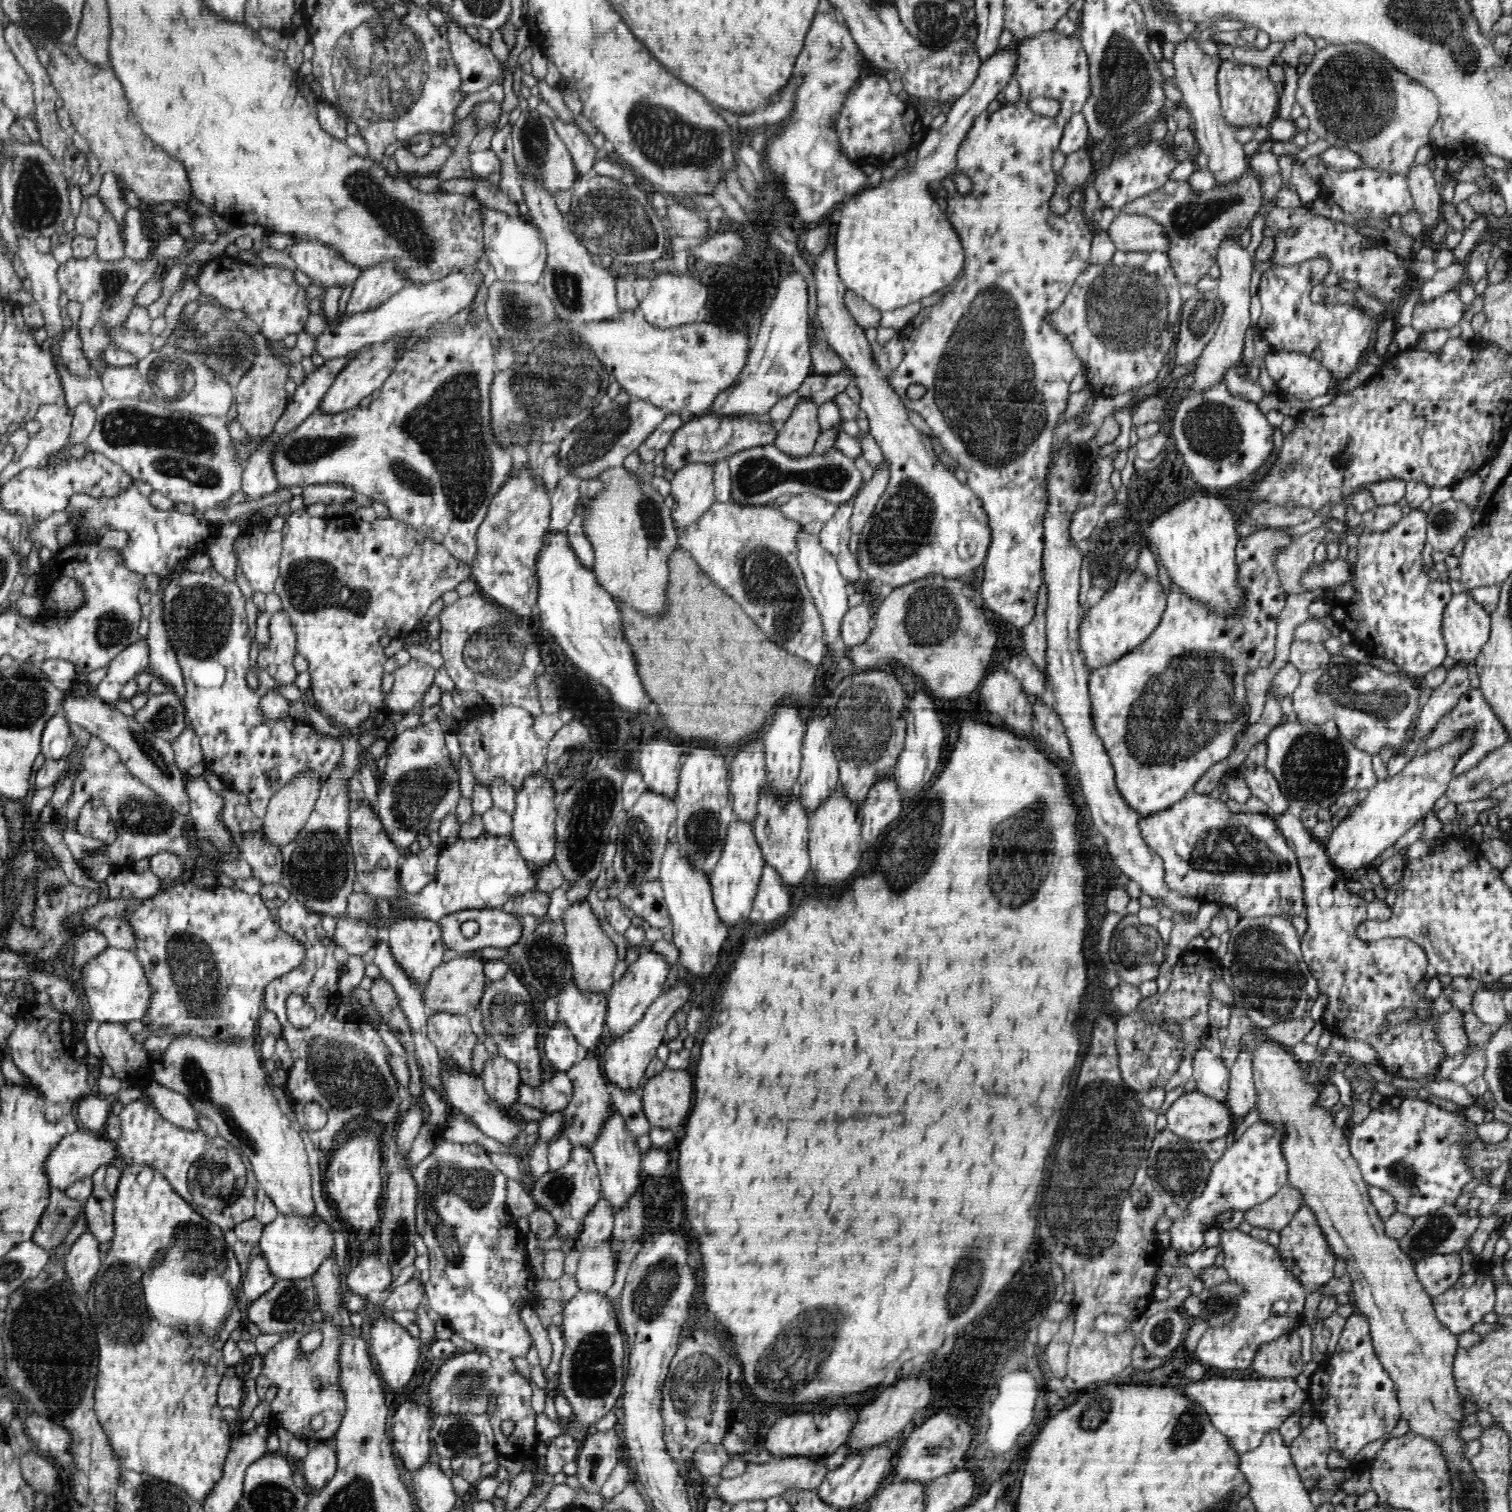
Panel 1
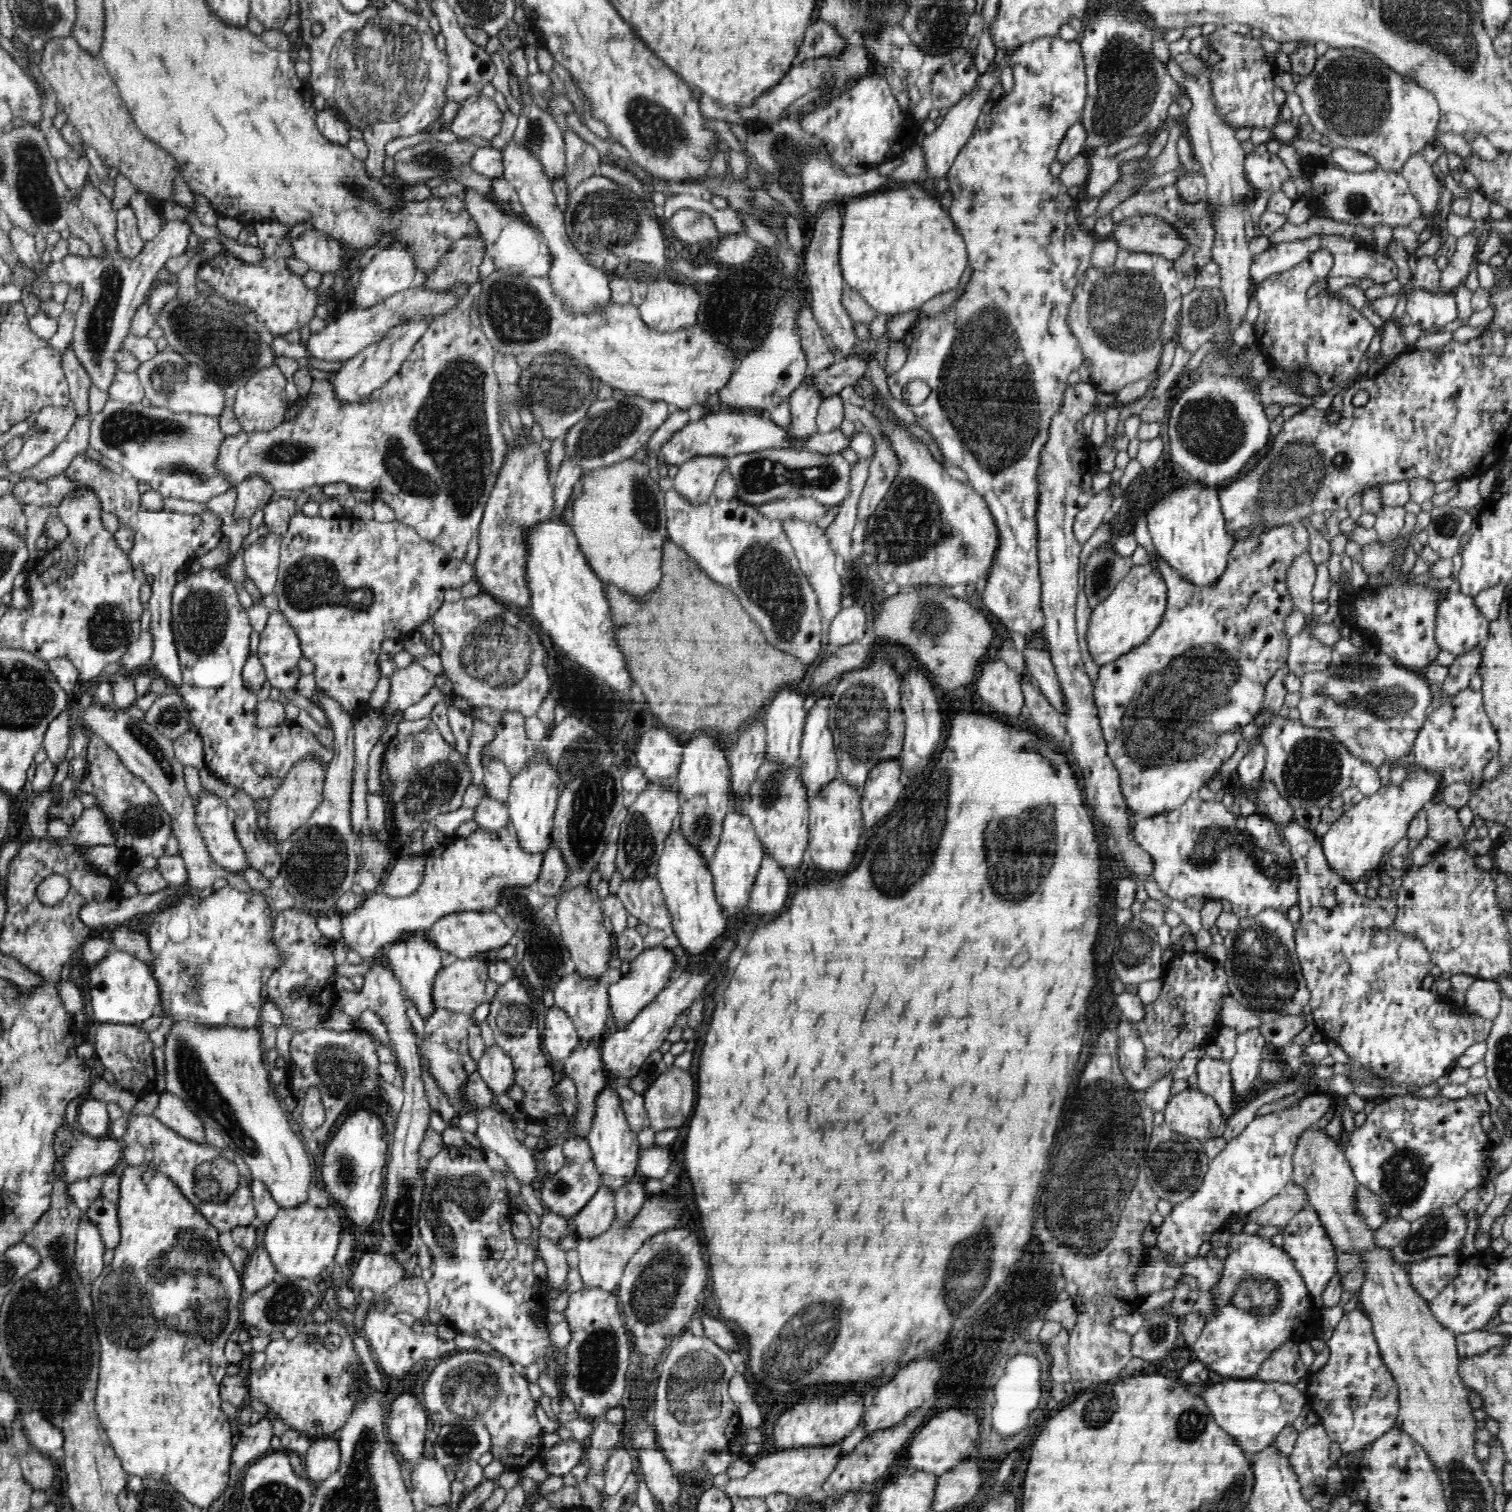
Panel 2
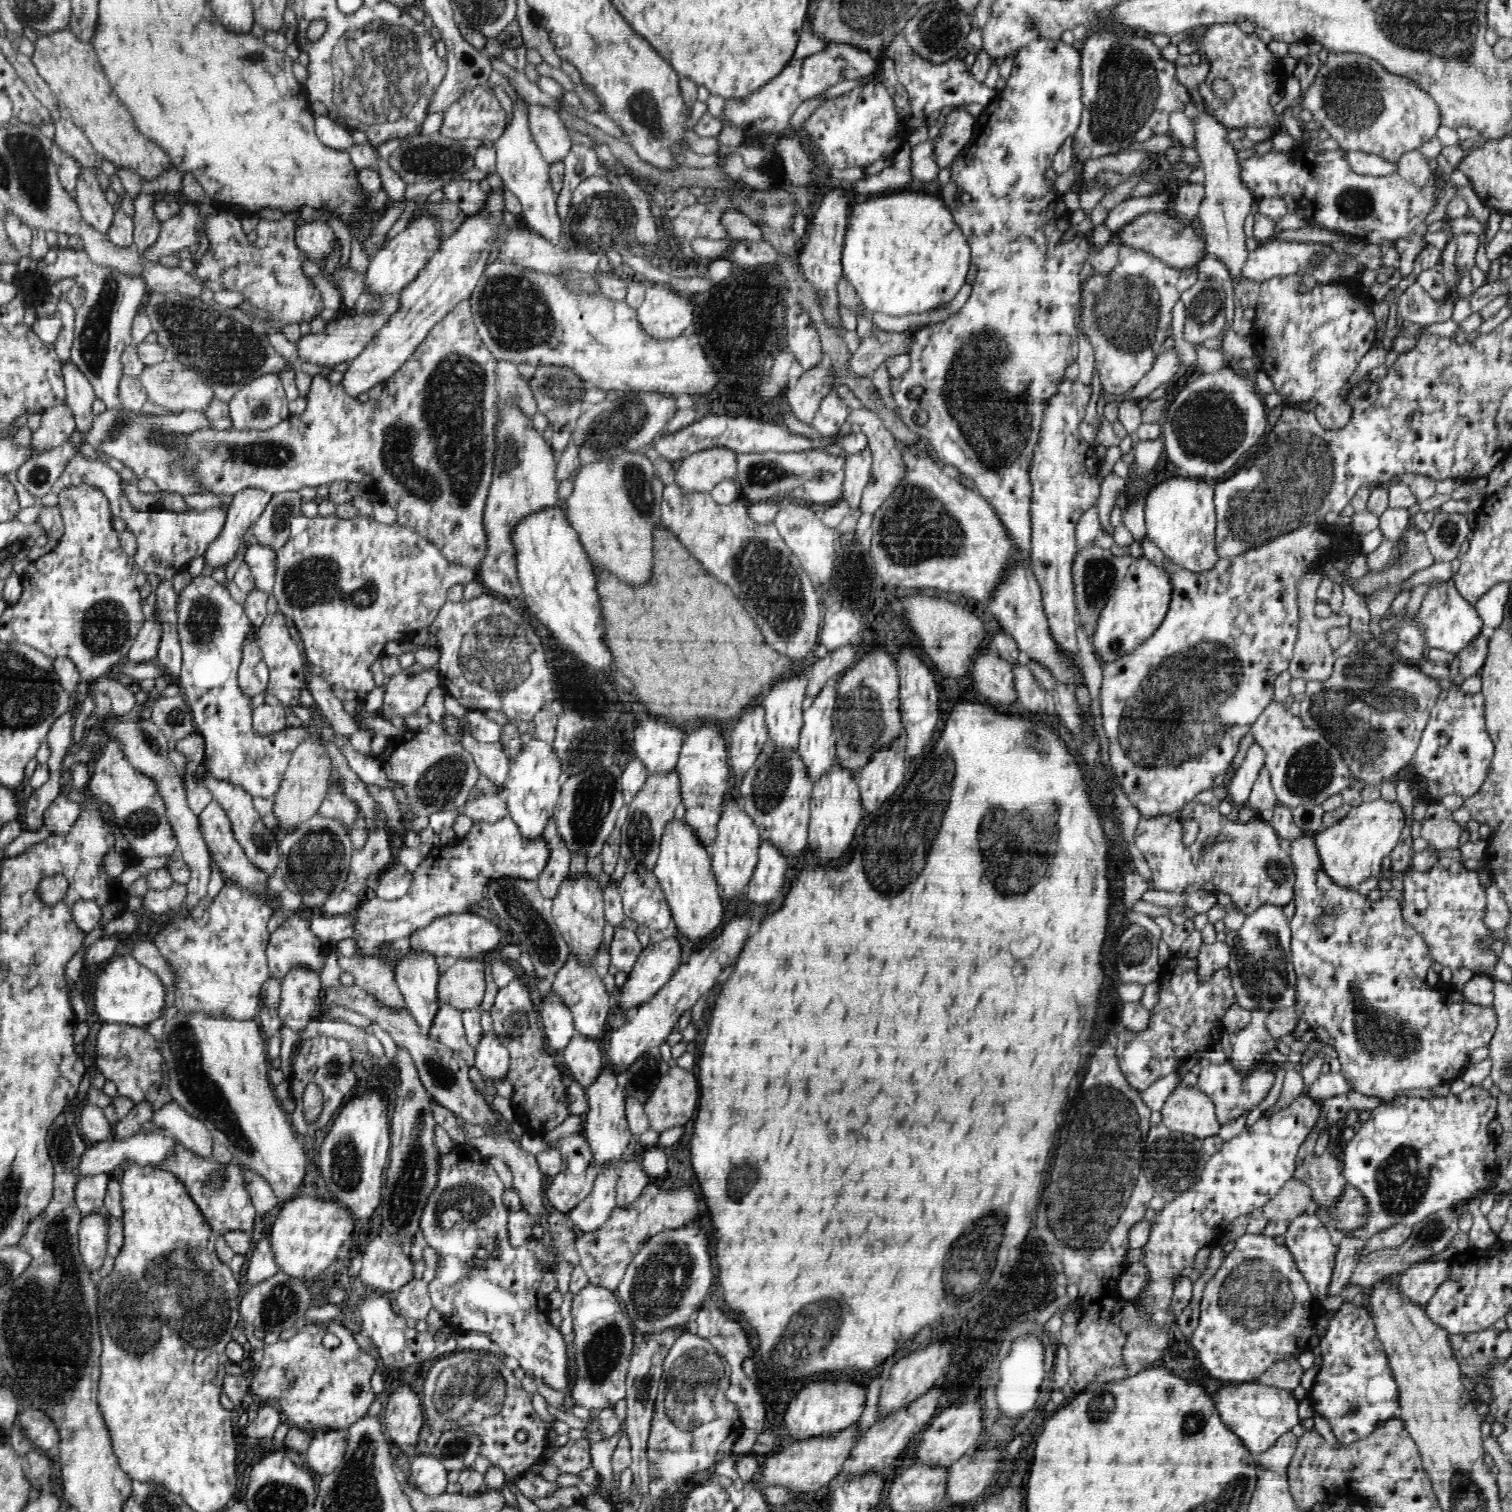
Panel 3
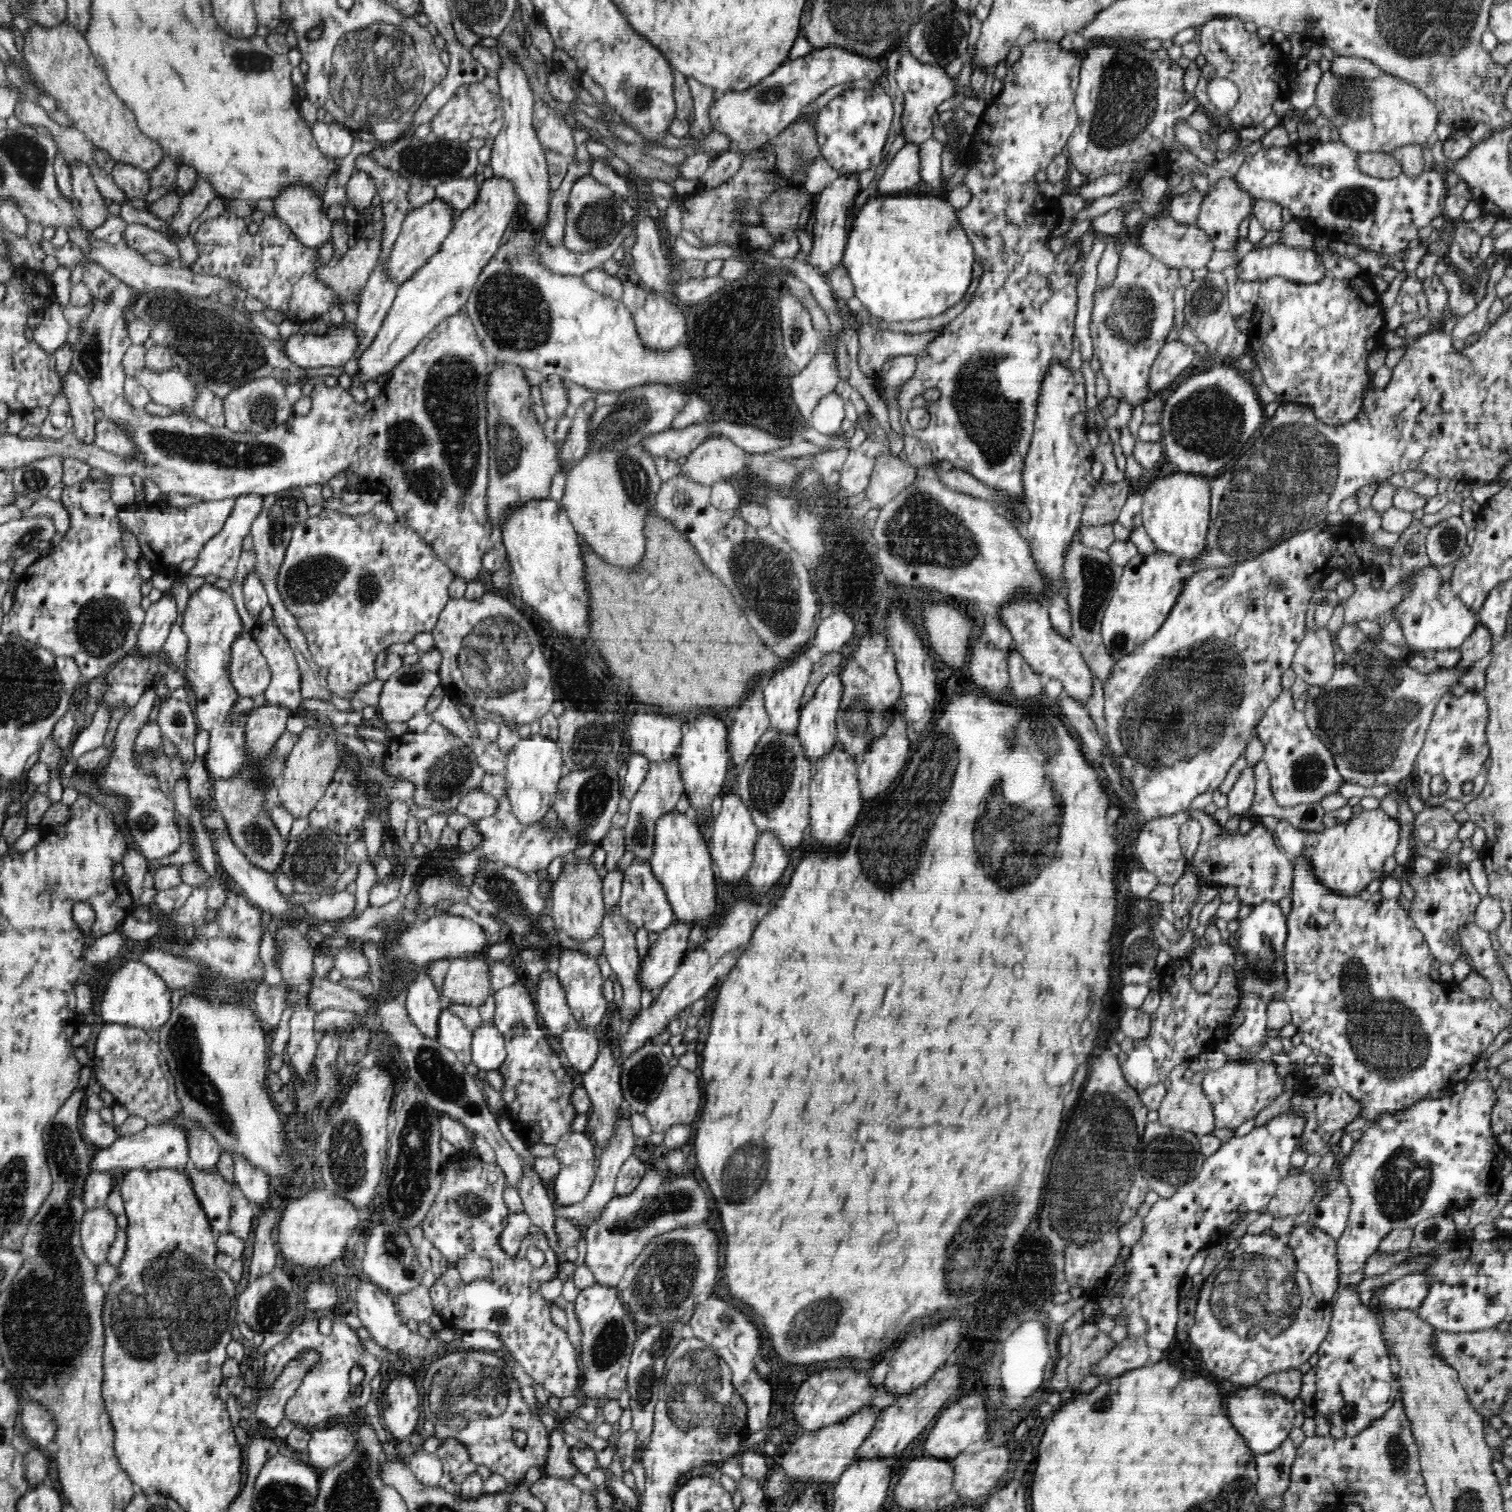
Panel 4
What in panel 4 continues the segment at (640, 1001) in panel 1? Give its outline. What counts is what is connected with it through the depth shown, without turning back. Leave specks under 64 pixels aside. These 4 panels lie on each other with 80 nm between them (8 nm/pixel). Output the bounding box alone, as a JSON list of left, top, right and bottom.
[637,923,692,991]

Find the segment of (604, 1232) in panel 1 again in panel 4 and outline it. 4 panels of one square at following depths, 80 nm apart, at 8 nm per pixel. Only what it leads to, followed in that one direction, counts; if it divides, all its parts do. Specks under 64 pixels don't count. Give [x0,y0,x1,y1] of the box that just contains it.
[554,1105,634,1230]

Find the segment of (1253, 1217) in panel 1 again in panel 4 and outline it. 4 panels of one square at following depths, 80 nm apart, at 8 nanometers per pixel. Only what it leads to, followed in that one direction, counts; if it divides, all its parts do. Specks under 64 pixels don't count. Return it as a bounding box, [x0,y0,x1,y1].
[1264,1173,1316,1220]

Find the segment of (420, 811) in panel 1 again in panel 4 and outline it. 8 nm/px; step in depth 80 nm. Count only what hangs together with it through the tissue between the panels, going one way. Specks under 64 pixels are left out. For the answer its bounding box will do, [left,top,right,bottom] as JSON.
[382,721,485,811]

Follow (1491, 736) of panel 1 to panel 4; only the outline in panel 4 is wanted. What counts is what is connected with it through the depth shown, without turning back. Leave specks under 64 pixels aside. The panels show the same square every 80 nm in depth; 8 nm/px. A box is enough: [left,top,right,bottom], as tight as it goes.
[1416,692,1490,805]

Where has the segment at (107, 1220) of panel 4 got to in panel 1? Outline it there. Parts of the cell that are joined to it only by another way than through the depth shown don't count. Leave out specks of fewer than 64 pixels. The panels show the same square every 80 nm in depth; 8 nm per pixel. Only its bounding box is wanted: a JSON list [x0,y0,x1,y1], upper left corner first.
[65,1229,101,1296]

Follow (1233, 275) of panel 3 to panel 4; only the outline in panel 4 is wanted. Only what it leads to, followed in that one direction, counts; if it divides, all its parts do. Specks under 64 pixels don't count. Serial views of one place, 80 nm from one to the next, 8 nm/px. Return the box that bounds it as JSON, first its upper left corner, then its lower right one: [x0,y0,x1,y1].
[1196,178,1253,251]

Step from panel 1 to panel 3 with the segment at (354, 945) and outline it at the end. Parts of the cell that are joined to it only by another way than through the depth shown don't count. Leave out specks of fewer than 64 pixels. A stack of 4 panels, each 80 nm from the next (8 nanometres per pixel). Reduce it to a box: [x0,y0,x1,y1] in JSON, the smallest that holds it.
[354,814,549,956]

